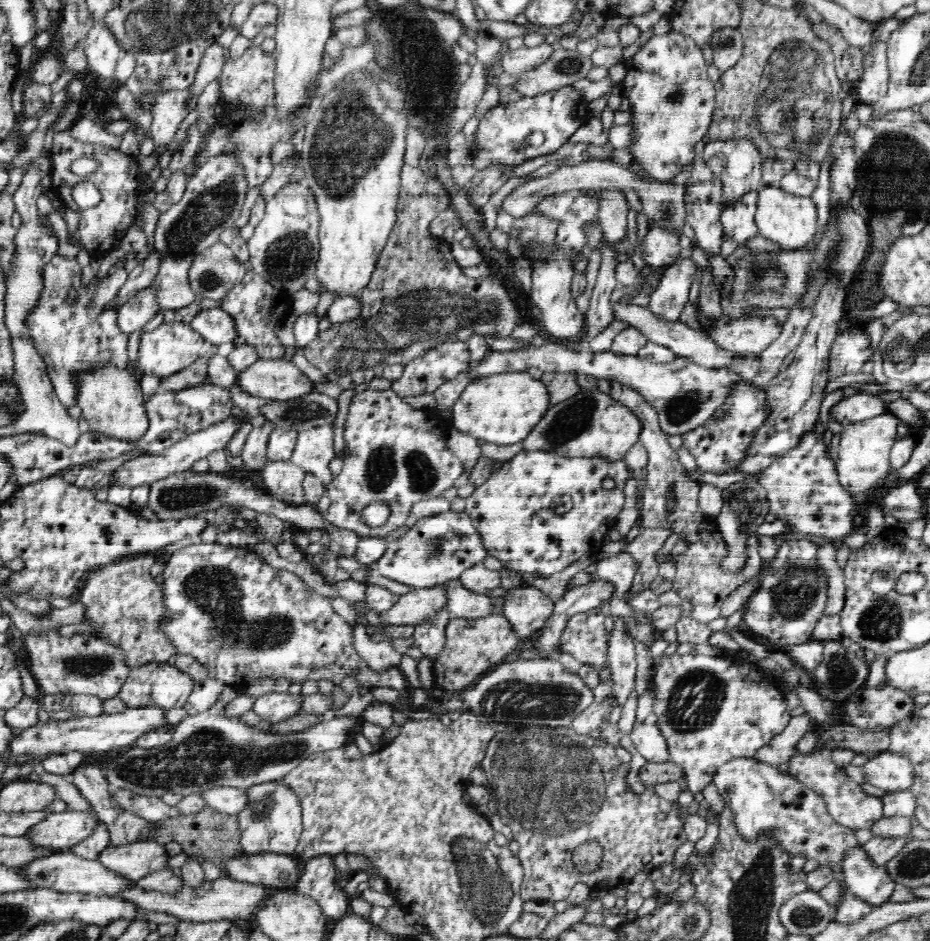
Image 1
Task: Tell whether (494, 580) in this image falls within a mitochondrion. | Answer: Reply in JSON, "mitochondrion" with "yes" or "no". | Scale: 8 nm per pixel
{"mitochondrion":"no"}

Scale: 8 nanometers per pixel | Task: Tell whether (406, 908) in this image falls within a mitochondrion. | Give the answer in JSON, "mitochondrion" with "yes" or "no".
{"mitochondrion":"no"}

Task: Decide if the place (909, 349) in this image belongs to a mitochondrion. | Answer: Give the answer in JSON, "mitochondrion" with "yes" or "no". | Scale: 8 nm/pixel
{"mitochondrion":"yes"}

